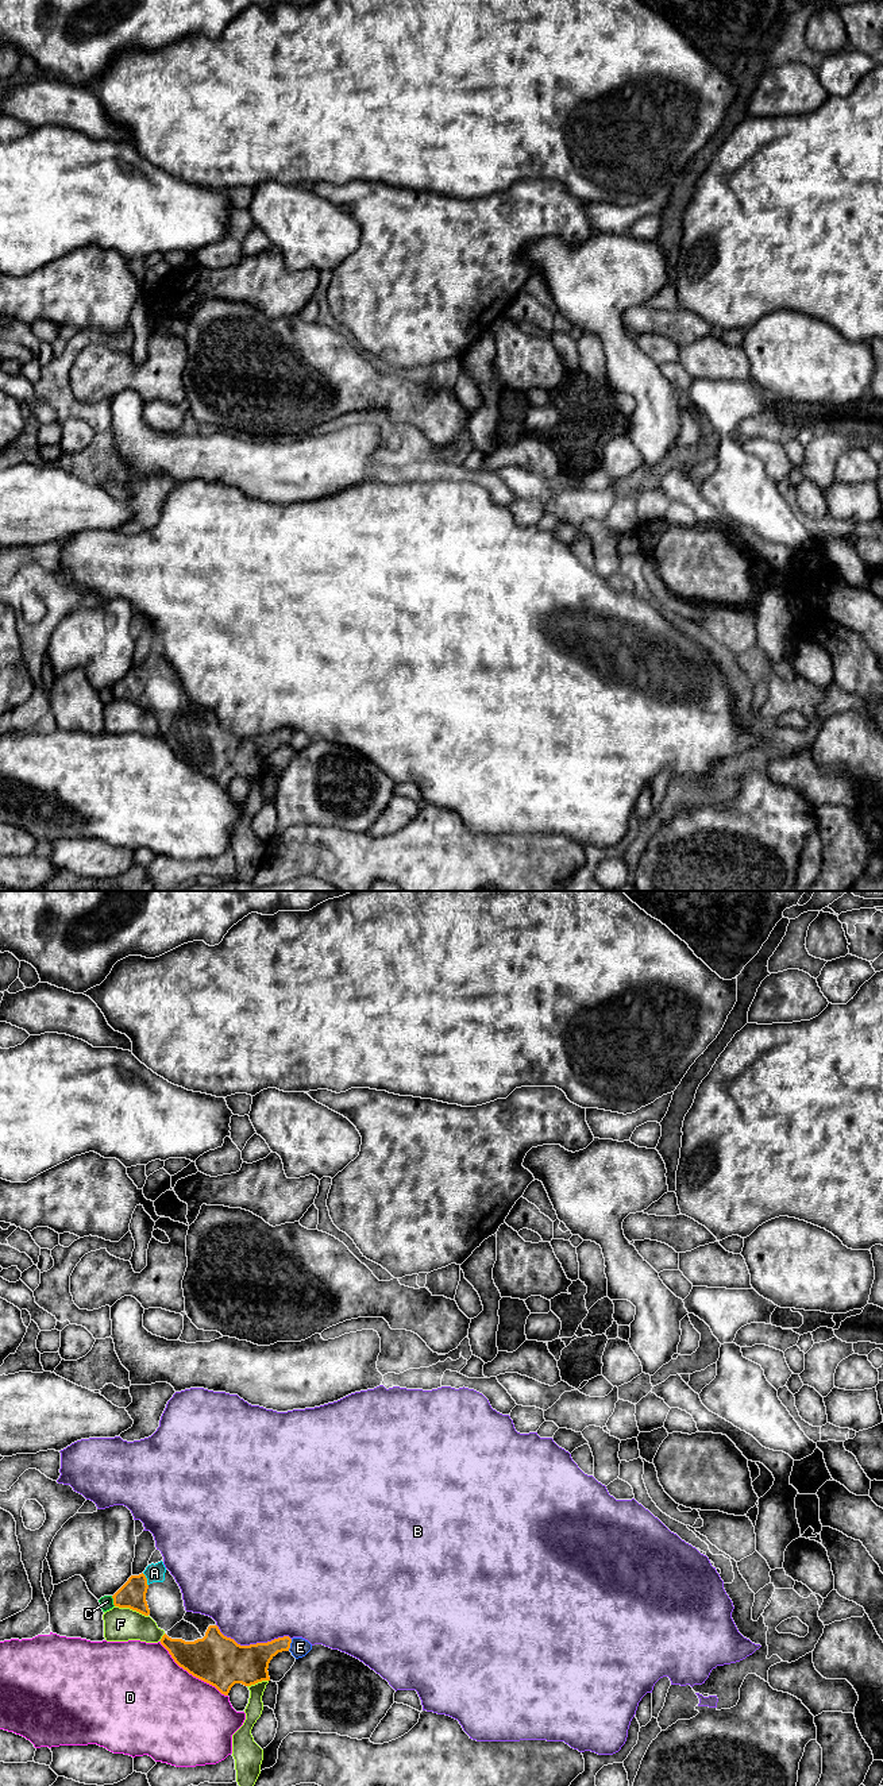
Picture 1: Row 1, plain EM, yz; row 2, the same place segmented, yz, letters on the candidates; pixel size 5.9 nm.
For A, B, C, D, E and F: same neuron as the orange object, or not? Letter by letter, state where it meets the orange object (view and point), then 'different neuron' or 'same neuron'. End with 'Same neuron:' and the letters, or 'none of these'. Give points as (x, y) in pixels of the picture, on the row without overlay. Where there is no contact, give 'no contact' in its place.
A: yz (146, 672) | same neuron
B: yz (253, 737) | different neuron
C: yz (114, 694) | different neuron
D: yz (192, 767) | different neuron
E: yz (289, 737) | different neuron
F: yz (131, 701) | different neuron
Same neuron: A

